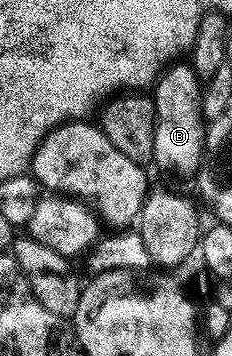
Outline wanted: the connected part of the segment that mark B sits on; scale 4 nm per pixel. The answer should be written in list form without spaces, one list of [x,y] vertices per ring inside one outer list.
[[[176,62],[167,67],[153,85],[152,99],[155,108],[153,163],[162,168],[175,168],[182,176],[193,177],[206,154],[208,124],[204,119],[204,88],[191,65]]]

